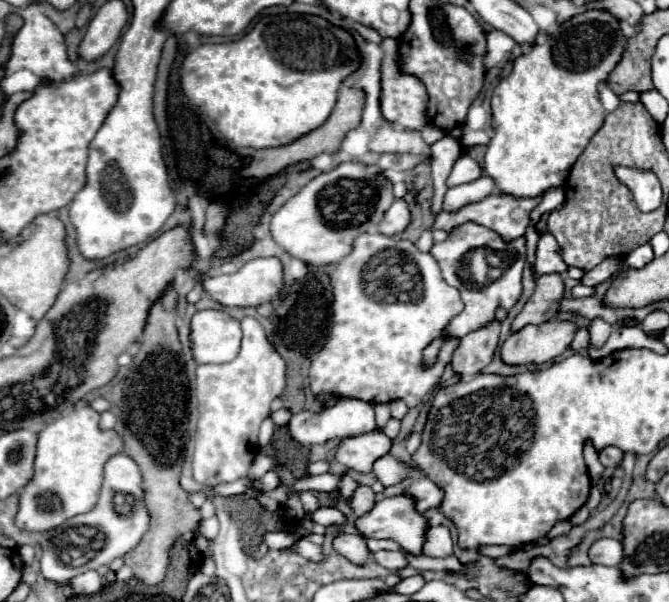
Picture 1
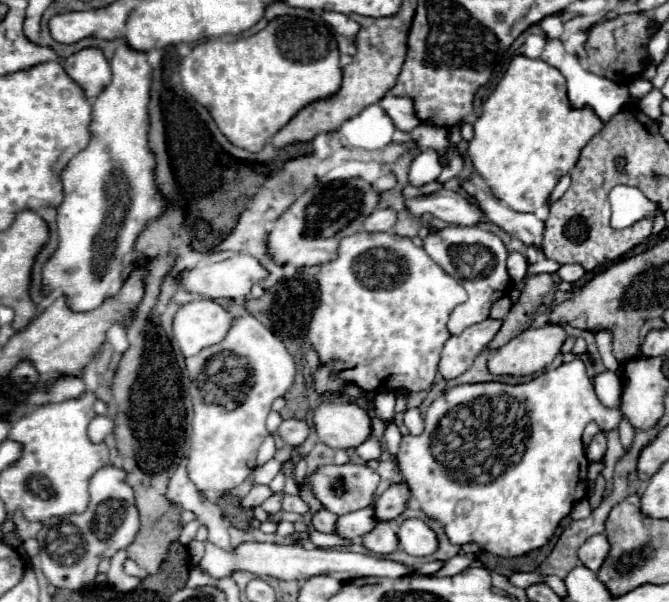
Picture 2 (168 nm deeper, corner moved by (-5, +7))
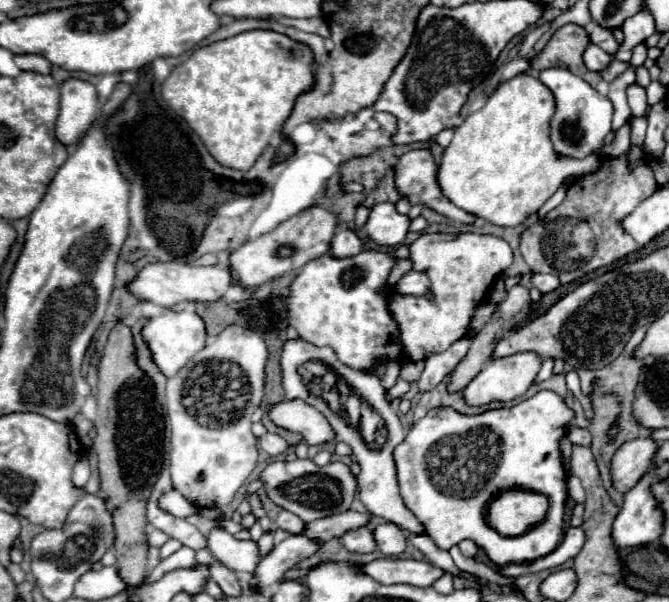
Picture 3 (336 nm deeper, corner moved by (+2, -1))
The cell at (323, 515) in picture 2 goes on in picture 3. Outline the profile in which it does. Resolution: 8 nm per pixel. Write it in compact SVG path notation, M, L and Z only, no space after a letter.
M285 510L277 512L277 524L279 524L279 528L283 528L291 534L301 534L305 530L305 522L299 516L293 516L293 512L285 512Z

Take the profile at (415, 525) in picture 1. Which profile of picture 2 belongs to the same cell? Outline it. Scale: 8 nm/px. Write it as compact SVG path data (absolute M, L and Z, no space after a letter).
M368 506L364 510L340 516L334 526L336 526L336 534L340 538L354 540L356 536L364 536L364 532L370 532L372 524L376 524L376 520L372 520L372 508Z

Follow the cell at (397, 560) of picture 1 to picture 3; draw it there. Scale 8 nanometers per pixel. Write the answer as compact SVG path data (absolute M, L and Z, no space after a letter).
M357 528L357 530L349 530L341 536L343 546L349 552L359 552L359 554L367 554L377 550L377 542L373 540L373 532L369 528Z

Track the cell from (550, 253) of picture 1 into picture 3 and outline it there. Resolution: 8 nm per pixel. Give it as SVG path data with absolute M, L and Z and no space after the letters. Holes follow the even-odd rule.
M413 148L413 150L405 152L401 156L401 162L397 162L395 170L397 170L397 188L403 196L407 196L411 200L411 204L429 206L429 208L437 210L439 214L443 214L451 220L463 222L463 224L475 224L475 220L479 220L471 212L465 212L465 210L457 208L451 200L445 200L445 194L441 192L441 186L437 184L437 162L435 162L433 152L429 148ZM399 164L401 164L401 168L399 168Z

